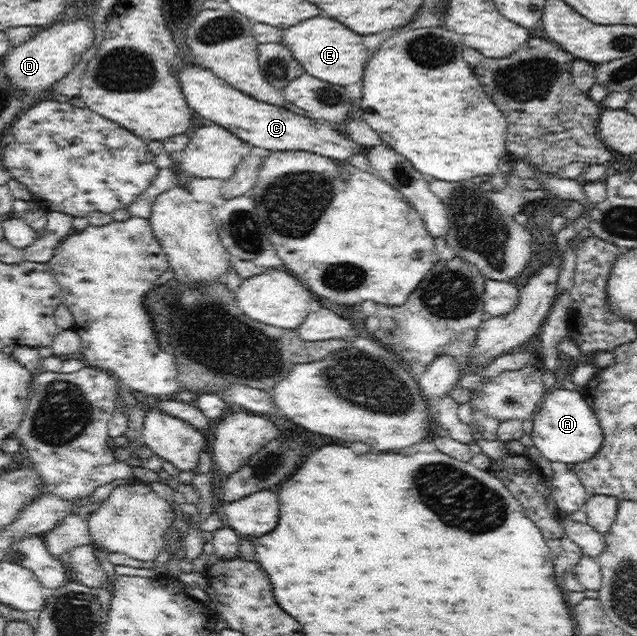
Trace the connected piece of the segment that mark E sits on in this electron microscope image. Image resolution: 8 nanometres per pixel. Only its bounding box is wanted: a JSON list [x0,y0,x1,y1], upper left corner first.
[282,17,369,87]

